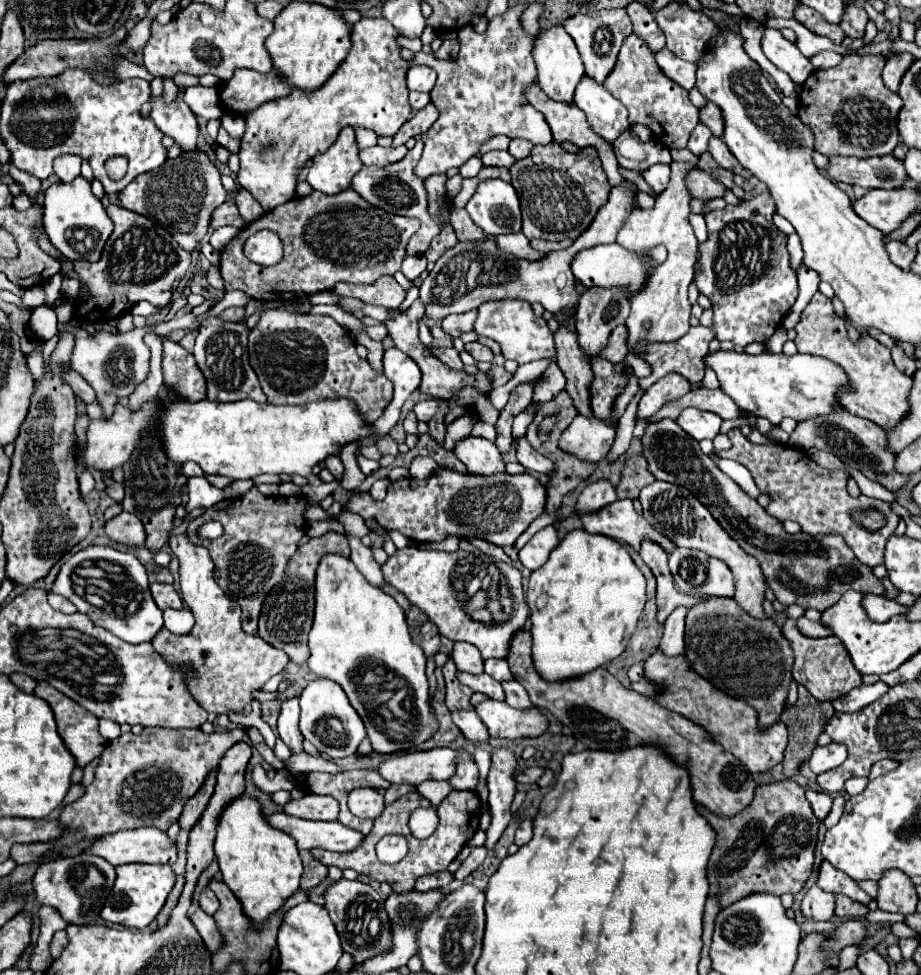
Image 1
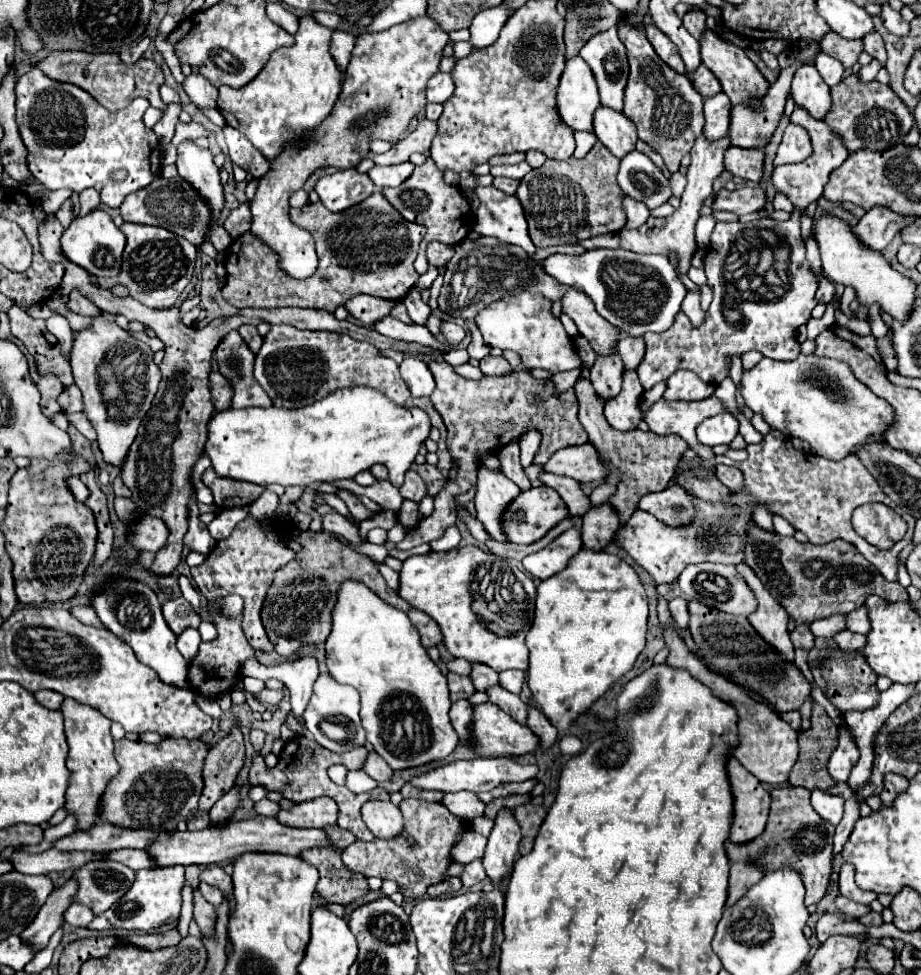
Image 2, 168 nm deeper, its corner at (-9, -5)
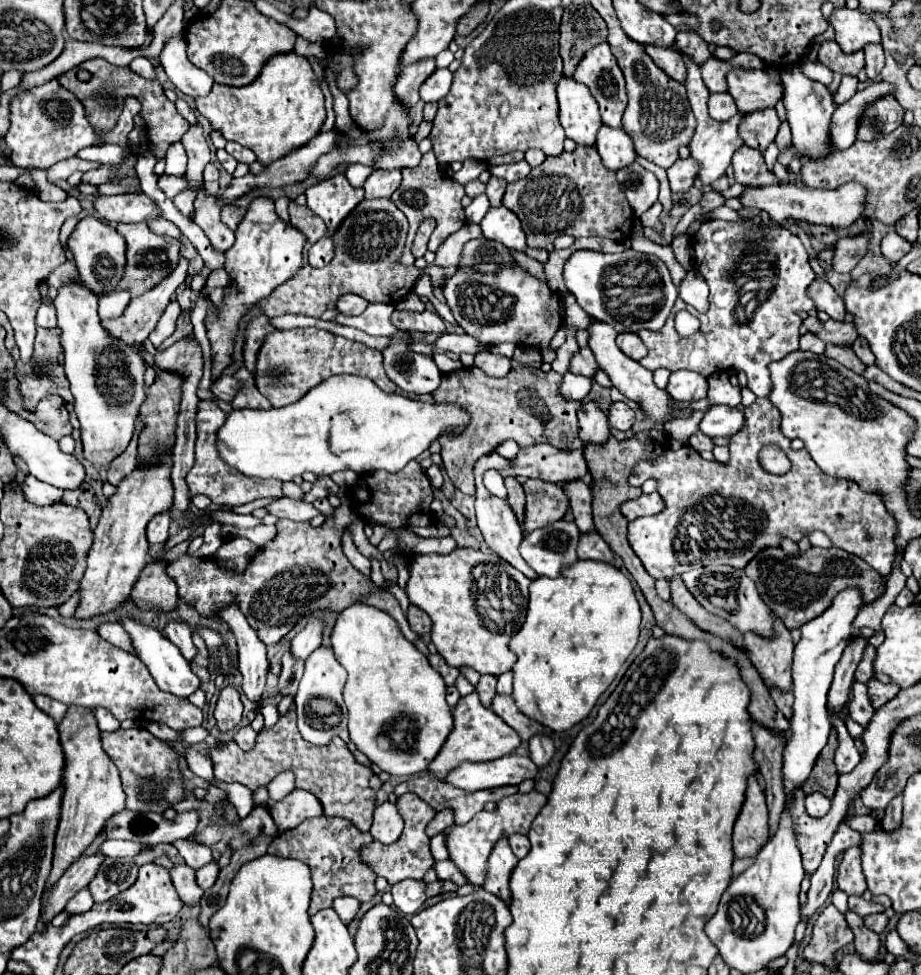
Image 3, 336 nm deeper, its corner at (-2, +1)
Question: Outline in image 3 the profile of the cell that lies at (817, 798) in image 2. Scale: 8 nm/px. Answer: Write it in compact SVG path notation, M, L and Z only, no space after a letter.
M814 792L814 794L806 796L806 812L808 812L808 816L822 818L822 816L828 814L828 810L830 810L830 800L824 798L824 794Z

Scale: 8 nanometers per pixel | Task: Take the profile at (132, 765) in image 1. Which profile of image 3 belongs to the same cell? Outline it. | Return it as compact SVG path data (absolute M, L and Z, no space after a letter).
M120 728L116 732L102 732L100 740L106 754L112 758L120 772L122 788L126 792L126 808L138 812L152 810L162 814L166 808L170 808L170 804L182 800L184 784L178 772L178 754L166 742L154 738L144 728Z

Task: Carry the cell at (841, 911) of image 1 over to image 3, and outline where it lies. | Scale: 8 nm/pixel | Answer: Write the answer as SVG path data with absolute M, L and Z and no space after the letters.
M870 914L870 916L864 918L864 922L866 922L866 926L870 930L874 930L876 934L880 934L888 926L888 916L886 914Z

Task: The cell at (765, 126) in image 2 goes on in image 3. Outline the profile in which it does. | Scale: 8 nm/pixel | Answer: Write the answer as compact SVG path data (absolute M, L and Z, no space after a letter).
M774 108L758 110L758 112L750 112L742 118L740 136L746 146L764 152L768 148L768 144L774 142L778 128L780 128L780 120L778 120Z

